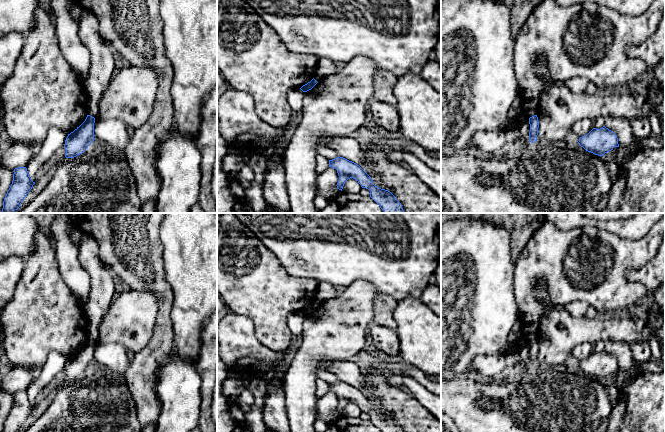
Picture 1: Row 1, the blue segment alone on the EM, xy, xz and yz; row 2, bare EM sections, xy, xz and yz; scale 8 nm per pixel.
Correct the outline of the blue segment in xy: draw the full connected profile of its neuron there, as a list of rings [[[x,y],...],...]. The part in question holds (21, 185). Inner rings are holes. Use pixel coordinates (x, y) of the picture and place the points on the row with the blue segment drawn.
[[[26,167],[15,168],[12,184],[3,201],[2,213],[13,213],[17,210],[34,184]]]

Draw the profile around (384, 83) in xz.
[[[378,70],[374,77],[374,94],[372,101],[380,101],[396,106],[397,99],[393,93],[398,77],[390,71]]]

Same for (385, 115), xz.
[[[372,101],[368,111],[373,117],[373,121],[387,131],[395,132],[399,130],[399,113],[396,106]]]

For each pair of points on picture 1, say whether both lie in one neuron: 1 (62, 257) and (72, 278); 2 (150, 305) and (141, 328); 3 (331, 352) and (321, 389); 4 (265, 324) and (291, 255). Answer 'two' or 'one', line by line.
1: one
2: one
3: two
4: two

